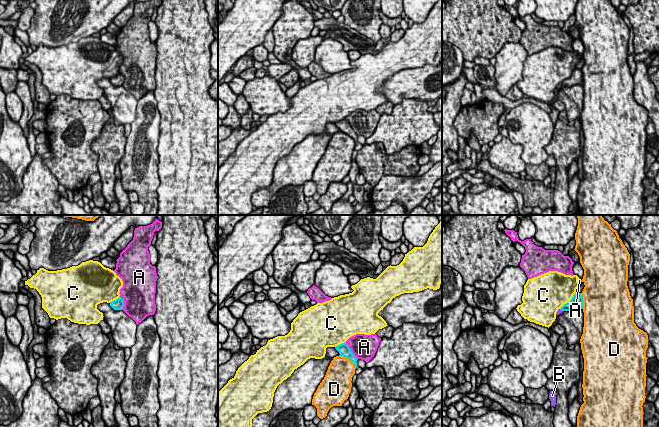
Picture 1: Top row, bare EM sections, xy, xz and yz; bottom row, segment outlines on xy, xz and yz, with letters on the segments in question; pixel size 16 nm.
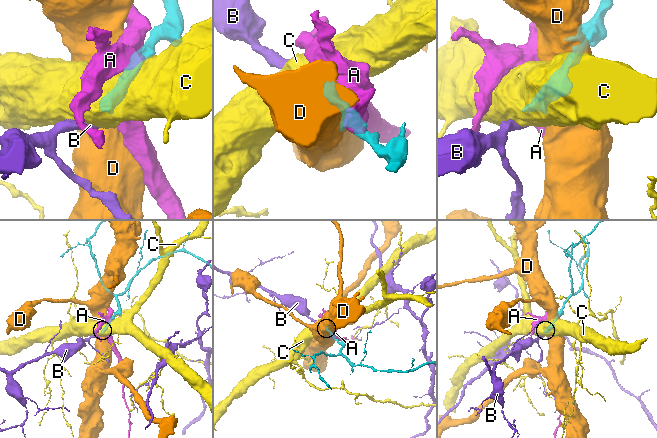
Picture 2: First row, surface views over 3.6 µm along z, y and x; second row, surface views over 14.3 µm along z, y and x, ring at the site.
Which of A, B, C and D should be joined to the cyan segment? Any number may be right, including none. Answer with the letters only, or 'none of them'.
B

